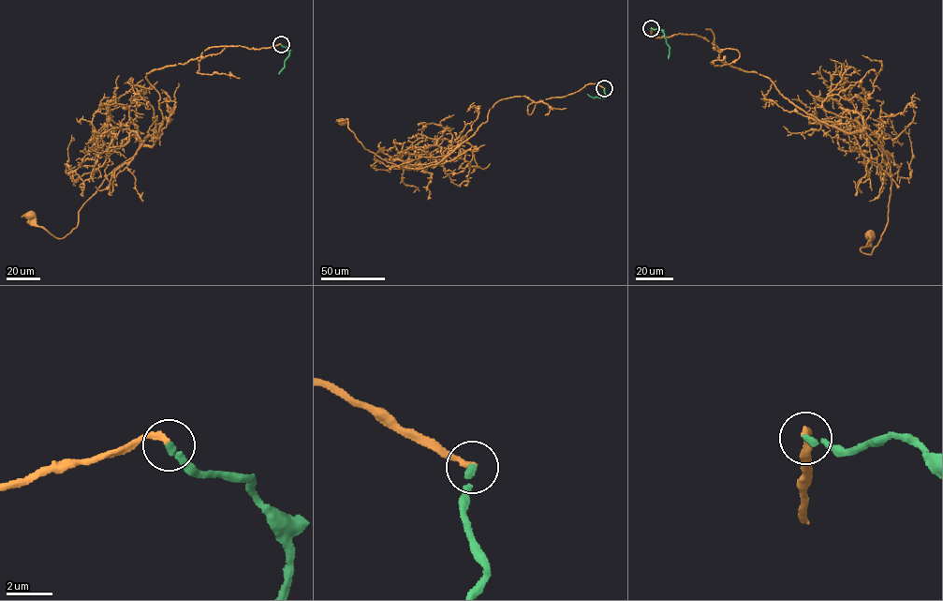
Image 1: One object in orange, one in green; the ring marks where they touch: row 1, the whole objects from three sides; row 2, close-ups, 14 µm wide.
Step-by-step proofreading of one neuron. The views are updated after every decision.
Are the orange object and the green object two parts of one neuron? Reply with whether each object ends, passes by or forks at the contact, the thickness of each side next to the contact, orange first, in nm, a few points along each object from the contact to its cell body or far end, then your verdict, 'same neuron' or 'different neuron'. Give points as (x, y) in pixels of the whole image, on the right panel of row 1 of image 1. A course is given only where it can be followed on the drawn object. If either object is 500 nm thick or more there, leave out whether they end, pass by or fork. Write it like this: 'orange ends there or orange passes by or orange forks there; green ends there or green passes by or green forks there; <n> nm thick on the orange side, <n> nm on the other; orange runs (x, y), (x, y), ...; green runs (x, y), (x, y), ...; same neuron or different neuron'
orange ends there; green ends there; 280 nm thick on the orange side, 240 nm on the other; orange runs (651, 28), (704, 38), (721, 62), (879, 145), (891, 183), (869, 254), (860, 249), (870, 233); green runs (651, 28), (658, 28), (664, 34), (669, 47), (668, 58); same neuron

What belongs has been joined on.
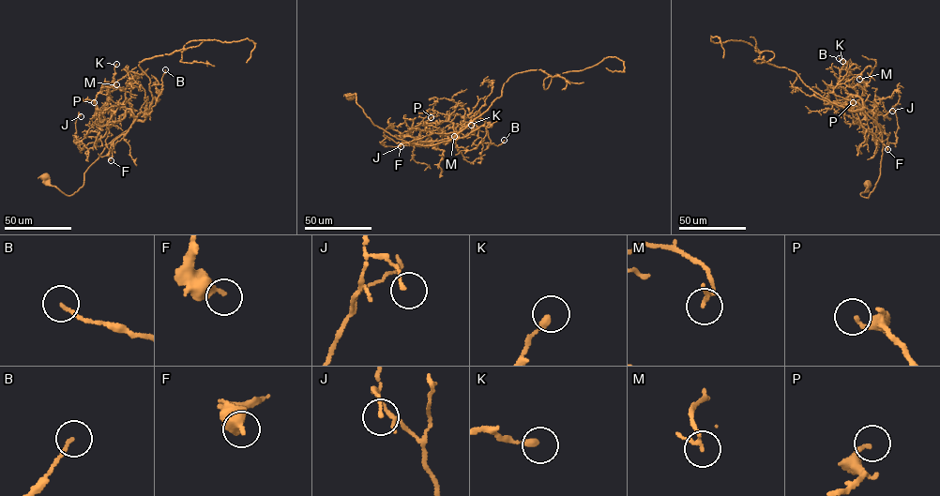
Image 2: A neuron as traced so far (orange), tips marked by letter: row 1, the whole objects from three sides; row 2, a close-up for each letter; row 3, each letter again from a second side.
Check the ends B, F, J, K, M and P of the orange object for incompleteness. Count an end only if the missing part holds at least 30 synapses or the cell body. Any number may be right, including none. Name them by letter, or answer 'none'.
none

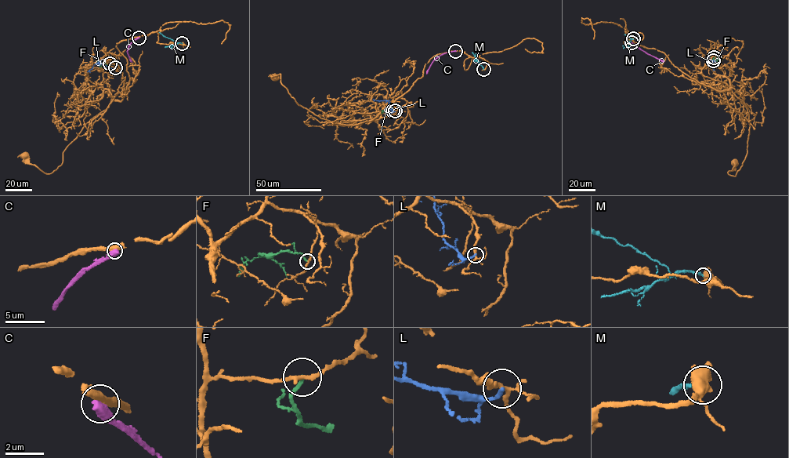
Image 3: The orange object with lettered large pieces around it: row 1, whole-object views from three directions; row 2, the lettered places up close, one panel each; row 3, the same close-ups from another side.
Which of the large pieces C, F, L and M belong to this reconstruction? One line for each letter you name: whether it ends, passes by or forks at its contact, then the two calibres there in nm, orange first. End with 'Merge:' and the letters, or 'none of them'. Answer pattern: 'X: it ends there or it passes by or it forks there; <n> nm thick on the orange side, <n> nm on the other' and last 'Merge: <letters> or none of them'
Merge: none of them

